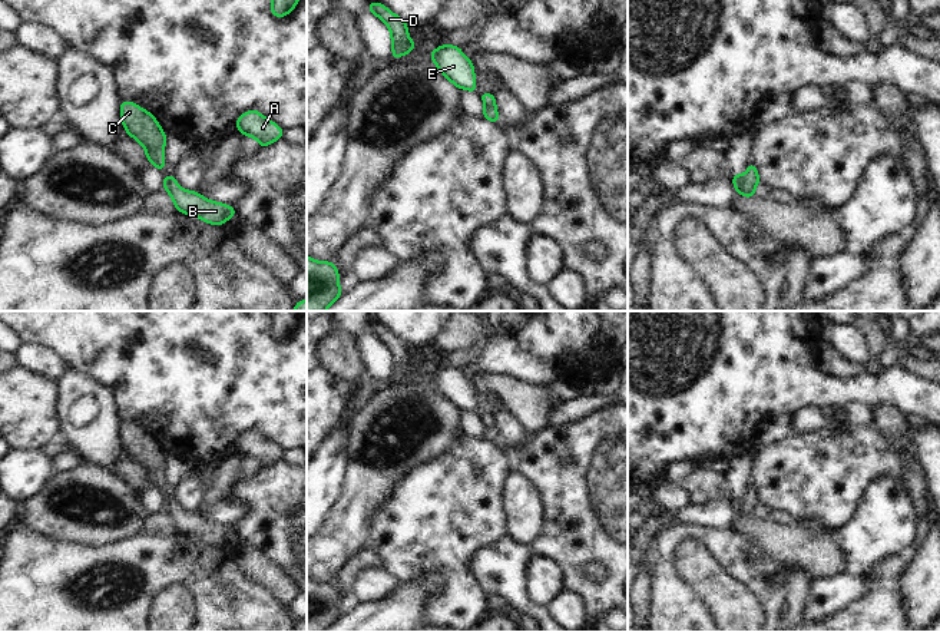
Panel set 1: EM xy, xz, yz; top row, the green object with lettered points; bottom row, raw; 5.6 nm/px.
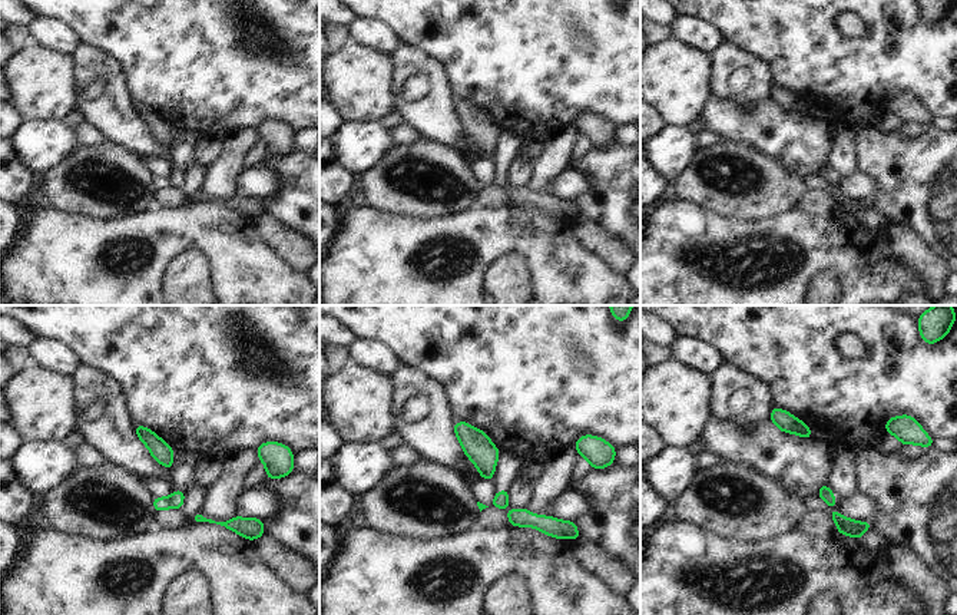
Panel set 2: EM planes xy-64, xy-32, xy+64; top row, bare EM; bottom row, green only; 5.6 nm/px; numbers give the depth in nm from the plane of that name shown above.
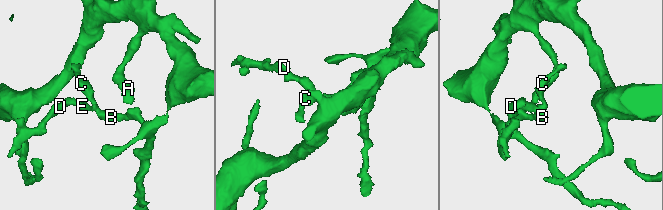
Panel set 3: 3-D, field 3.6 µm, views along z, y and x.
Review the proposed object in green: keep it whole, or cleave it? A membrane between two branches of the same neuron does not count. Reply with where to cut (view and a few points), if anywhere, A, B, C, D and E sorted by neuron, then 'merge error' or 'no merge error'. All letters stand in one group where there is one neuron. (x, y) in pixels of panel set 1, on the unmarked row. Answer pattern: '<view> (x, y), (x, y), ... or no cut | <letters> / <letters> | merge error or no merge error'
yz (745, 496), (740, 513) | A B C / D E | merge error

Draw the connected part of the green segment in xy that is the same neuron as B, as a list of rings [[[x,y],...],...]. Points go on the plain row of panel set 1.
[[[171,497],[166,504],[166,513],[172,517],[172,522],[181,535],[198,537],[203,543],[214,546],[224,546],[229,539],[236,536],[234,527],[209,522],[196,512],[182,510],[175,497]]]

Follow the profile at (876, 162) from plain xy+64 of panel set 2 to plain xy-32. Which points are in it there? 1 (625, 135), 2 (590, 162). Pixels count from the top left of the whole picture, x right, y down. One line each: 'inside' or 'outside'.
1: outside
2: inside

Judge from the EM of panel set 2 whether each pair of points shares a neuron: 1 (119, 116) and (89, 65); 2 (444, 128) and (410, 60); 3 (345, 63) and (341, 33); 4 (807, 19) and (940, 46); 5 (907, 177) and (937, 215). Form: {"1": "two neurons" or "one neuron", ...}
{"1": "one neuron", "2": "one neuron", "3": "two neurons", "4": "one neuron", "5": "one neuron"}

